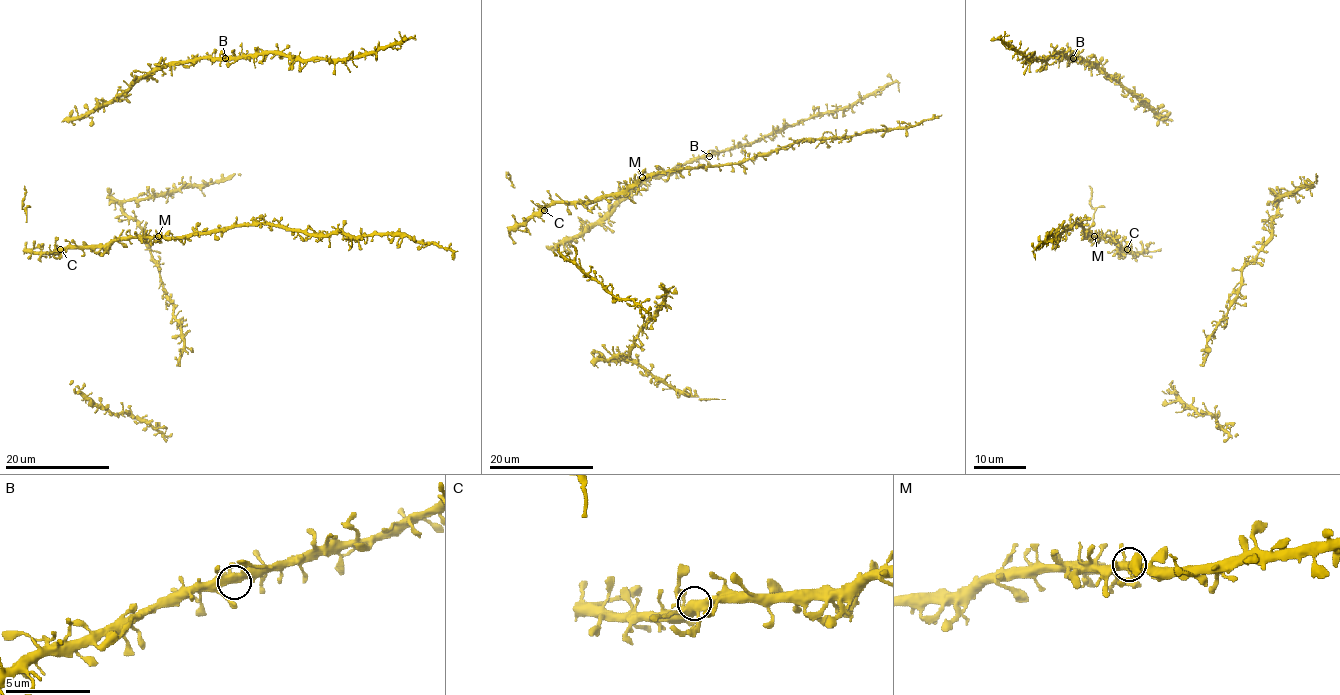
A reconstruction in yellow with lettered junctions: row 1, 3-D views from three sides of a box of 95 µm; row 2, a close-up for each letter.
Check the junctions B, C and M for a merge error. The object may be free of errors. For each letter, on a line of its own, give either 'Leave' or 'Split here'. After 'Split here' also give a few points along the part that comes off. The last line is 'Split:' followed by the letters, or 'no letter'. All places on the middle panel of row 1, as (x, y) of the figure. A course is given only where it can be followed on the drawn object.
B: Leave
C: Leave
M: Leave
Split: no letter

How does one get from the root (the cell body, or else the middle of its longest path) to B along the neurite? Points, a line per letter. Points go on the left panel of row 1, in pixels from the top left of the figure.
B: (70, 119), (115, 102), (138, 80), (166, 64), (225, 57)

